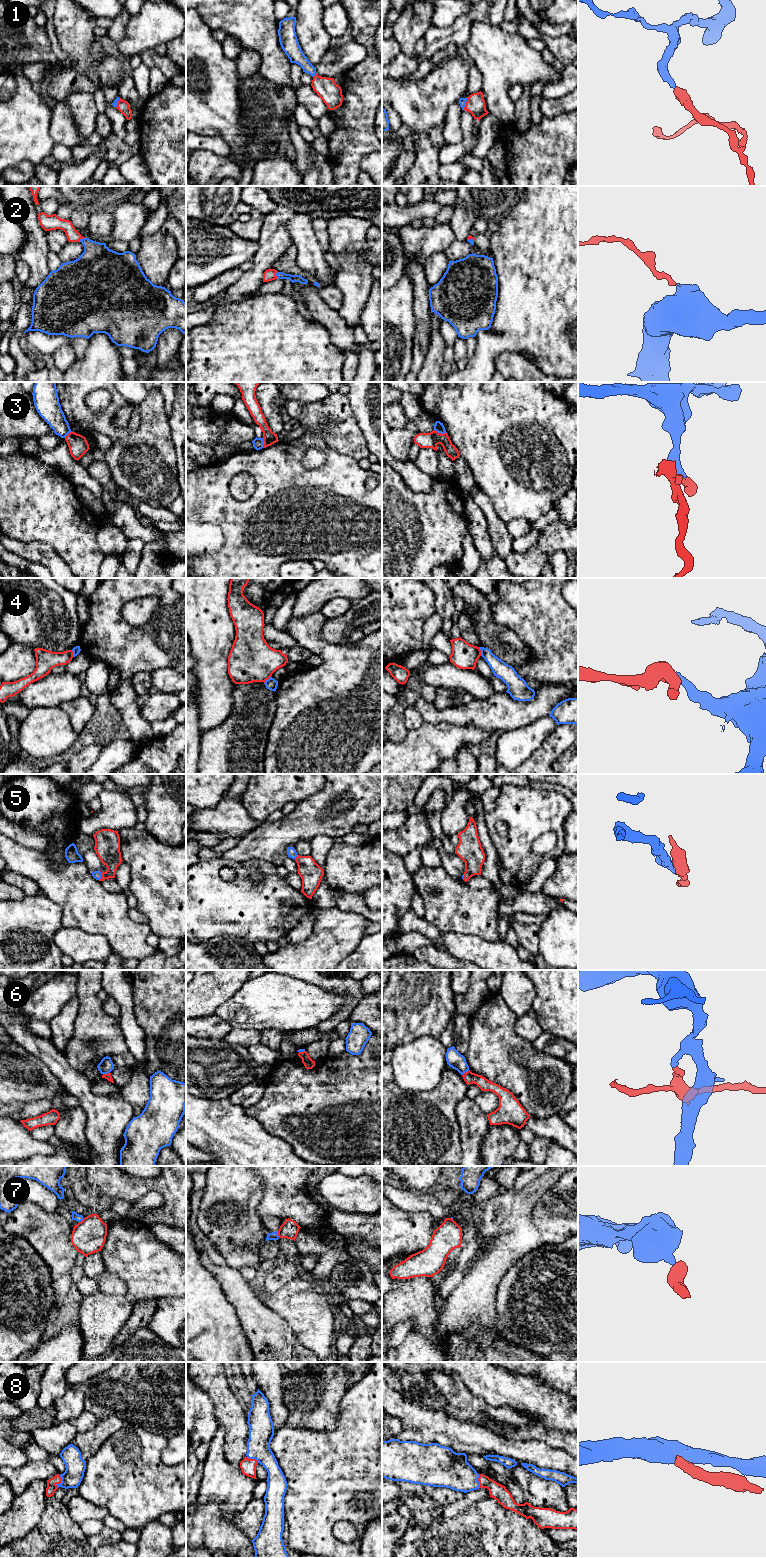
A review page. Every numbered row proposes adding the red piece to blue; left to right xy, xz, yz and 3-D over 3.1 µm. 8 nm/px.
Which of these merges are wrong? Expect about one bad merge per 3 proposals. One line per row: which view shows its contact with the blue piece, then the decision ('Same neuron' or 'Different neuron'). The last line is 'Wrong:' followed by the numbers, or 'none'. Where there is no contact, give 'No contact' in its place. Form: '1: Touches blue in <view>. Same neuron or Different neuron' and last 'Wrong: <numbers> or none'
1: Touches blue in yz. Same neuron
2: Touches blue in xz. Same neuron
3: Touches blue in yz. Different neuron
4: Touches blue in yz. Different neuron
5: Touches blue in xy. Same neuron
6: Touches blue in yz. Different neuron
7: Touches blue in xz. Different neuron
8: Touches blue in xy. Same neuron
Wrong: 3, 4, 6, 7

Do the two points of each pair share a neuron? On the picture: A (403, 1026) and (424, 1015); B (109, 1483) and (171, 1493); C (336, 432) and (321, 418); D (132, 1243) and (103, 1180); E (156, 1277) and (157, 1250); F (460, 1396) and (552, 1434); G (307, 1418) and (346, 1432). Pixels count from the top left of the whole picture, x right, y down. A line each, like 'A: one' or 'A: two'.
A: one
B: one
C: one
D: two
E: one
F: one
G: two

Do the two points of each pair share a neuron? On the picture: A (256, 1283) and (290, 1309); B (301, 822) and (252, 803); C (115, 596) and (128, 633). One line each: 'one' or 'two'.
A: one
B: two
C: one

